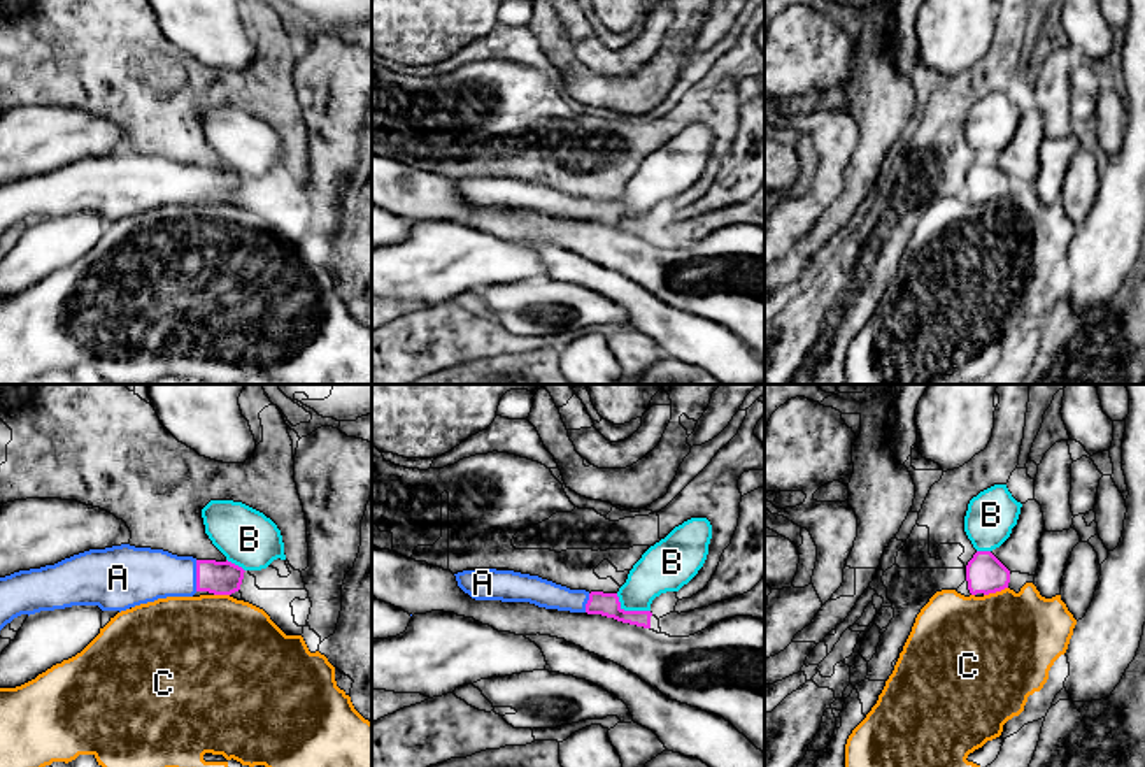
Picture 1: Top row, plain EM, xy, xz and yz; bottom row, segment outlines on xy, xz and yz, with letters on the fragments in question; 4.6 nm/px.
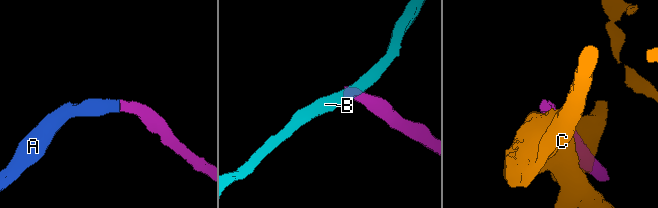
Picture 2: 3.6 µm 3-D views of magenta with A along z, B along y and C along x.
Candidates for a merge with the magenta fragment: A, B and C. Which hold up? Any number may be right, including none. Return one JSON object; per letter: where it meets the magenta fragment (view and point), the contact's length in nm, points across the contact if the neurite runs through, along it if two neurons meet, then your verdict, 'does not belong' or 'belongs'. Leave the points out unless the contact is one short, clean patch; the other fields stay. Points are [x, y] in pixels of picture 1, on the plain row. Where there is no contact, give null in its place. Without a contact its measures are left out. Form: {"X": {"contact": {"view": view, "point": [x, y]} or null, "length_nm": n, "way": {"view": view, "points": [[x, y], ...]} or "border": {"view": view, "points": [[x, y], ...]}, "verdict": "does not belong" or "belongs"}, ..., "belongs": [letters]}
{"A": {"contact": {"view": "xy", "point": [197, 183]}, "length_nm": 140, "way": {"view": "xy", "points": [[221, 185], [197, 183], [142, 181]]}, "verdict": "belongs"}, "B": {"contact": {"view": "xz", "point": [630, 218]}, "length_nm": 180, "border": {"view": "xz", "points": [[616, 200], [625, 216], [649, 218]]}, "verdict": "does not belong"}, "C": {"contact": {"view": "yz", "point": [995, 199]}, "length_nm": 120, "verdict": "does not belong"}, "belongs": ["A"]}

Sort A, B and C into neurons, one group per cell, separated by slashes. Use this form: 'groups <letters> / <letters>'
groups A / B / C

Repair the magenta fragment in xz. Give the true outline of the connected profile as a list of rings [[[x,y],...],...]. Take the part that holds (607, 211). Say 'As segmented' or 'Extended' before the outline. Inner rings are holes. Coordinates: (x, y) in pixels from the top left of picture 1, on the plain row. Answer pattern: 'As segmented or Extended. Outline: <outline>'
Extended. Outline: [[[475,176],[454,181],[458,193],[475,207],[530,209],[545,216],[587,219],[651,235],[651,218],[624,218],[617,200],[570,197],[538,183]]]

